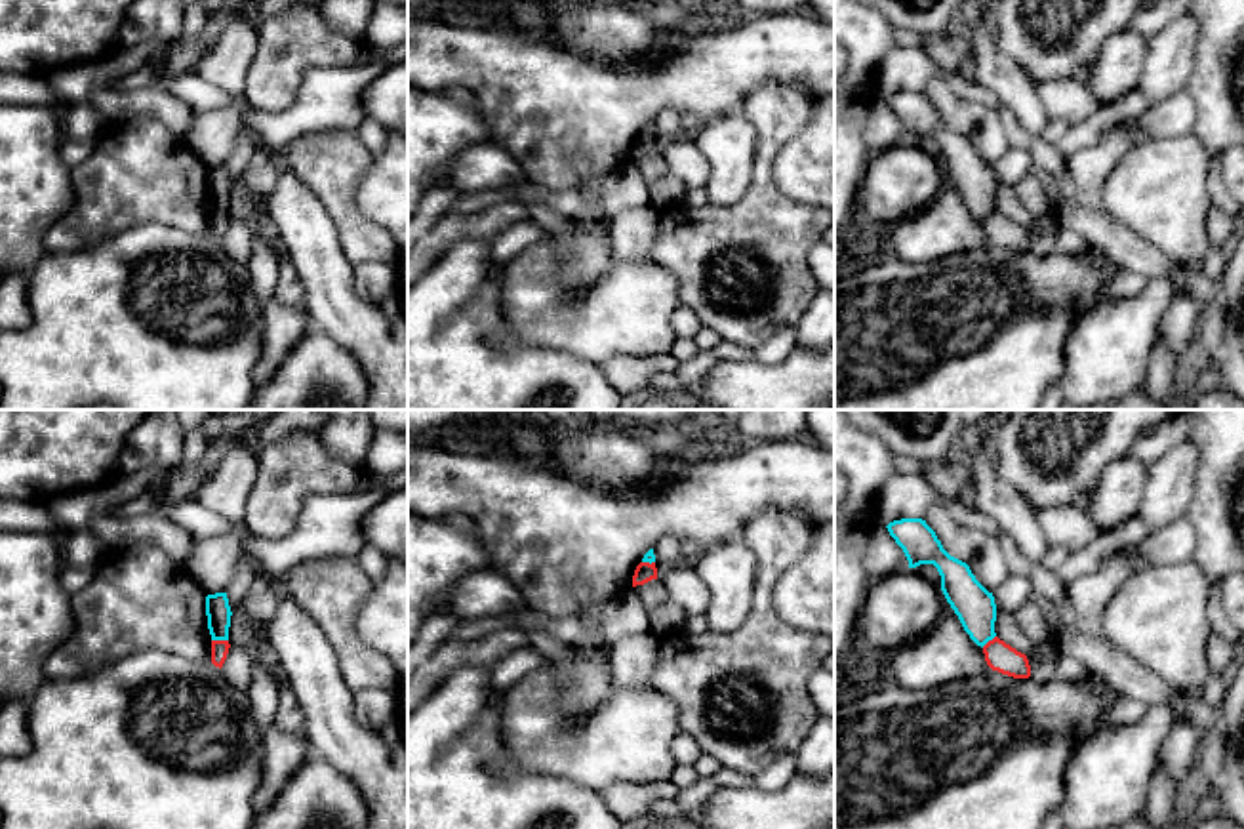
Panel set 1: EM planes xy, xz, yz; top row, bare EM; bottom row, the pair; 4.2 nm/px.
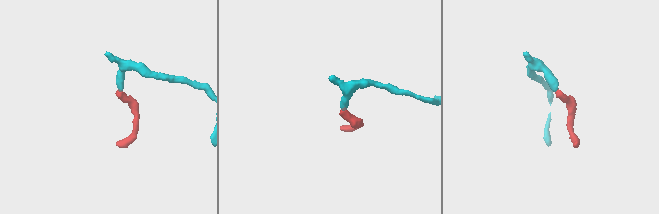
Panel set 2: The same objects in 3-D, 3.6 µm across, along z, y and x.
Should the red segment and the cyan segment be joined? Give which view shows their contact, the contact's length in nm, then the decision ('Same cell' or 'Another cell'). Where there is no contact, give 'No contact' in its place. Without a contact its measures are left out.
Touches red in xy. Shared border 70 nm. Another cell

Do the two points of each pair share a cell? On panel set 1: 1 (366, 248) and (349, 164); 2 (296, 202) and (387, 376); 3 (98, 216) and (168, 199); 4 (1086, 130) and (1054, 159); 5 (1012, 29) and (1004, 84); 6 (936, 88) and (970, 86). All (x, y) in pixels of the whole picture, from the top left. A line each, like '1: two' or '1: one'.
1: one
2: one
3: one
4: two
5: two
6: two

